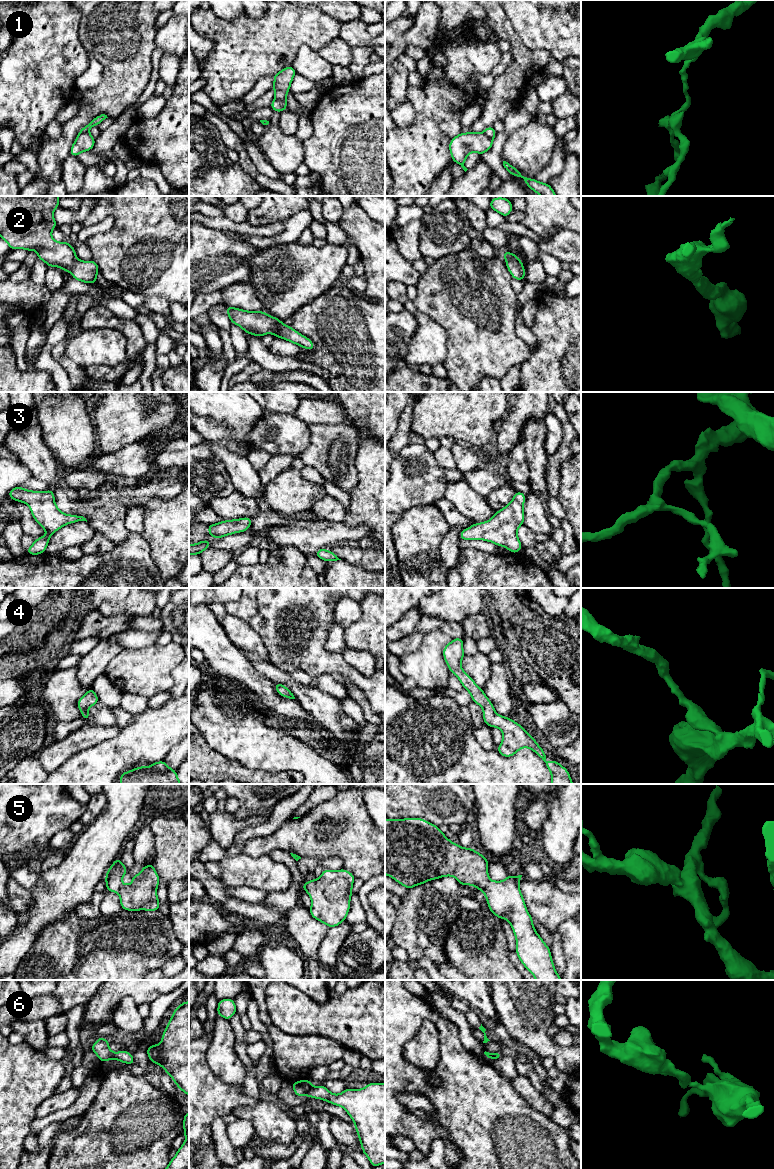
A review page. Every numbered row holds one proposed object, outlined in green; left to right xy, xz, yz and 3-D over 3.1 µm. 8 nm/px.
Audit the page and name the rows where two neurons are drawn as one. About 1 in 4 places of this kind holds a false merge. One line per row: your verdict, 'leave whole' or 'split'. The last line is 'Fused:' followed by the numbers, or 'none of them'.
1: split
2: leave whole
3: leave whole
4: leave whole
5: leave whole
6: split
Fused: 1, 6

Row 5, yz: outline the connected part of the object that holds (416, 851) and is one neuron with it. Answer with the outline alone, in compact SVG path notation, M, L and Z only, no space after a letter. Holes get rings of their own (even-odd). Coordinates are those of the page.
M404 818L400 820L385 819L385 875L389 875L396 882L407 889L424 884L445 876L455 877L460 885L471 885L481 890L486 896L490 911L500 919L506 919L512 927L516 937L516 954L525 968L532 973L536 980L562 980L557 974L548 947L533 926L533 919L528 913L524 898L519 888L522 875L507 875L504 881L492 881L488 876L489 862L483 854L473 848L463 848L447 839L438 826L421 818Z

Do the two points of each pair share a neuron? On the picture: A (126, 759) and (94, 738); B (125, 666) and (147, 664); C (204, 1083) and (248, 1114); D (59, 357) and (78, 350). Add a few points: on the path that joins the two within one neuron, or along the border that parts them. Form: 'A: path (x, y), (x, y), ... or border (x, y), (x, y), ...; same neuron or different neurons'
A: border (120, 729), (113, 737), (79, 751); different neurons
B: path (130, 666), (142, 666); same neuron
C: border (260, 1100), (254, 1105), (238, 1105), (231, 1112); different neurons
D: border (66, 336), (65, 354), (83, 368); different neurons

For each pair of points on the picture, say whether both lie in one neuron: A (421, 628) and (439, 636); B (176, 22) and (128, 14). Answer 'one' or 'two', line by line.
A: two
B: two

